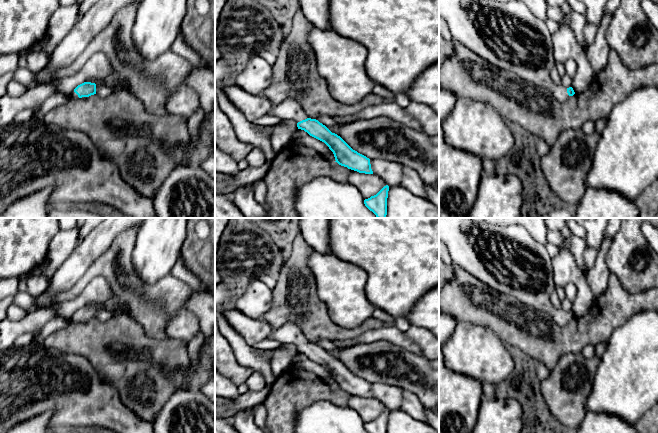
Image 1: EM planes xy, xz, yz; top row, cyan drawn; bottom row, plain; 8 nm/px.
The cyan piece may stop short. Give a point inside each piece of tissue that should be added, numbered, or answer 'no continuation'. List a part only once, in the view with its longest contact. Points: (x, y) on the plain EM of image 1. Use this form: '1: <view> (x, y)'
1: xz (289, 333)

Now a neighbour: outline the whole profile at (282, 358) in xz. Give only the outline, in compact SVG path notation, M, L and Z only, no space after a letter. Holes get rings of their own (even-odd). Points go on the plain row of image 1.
M281 347L274 350L270 364L275 378L278 378L283 372L288 370L297 353L298 351L296 349L282 349Z

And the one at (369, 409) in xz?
M352 394L348 399L348 407L359 413L364 423L376 419L387 407L376 398L359 397Z

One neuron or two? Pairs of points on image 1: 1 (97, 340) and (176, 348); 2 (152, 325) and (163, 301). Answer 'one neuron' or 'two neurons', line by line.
1: one neuron
2: one neuron

